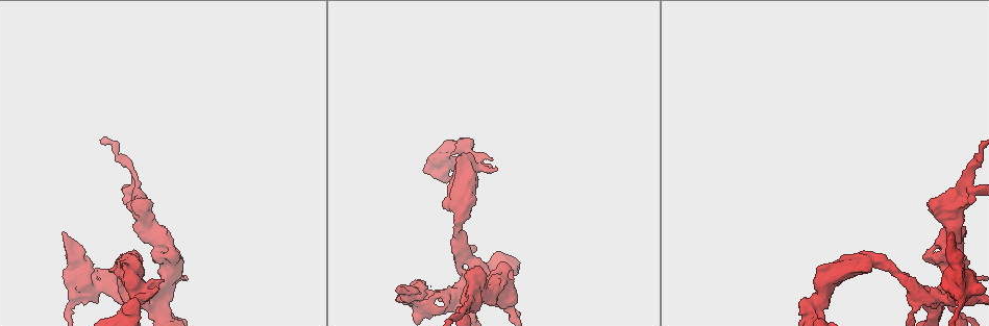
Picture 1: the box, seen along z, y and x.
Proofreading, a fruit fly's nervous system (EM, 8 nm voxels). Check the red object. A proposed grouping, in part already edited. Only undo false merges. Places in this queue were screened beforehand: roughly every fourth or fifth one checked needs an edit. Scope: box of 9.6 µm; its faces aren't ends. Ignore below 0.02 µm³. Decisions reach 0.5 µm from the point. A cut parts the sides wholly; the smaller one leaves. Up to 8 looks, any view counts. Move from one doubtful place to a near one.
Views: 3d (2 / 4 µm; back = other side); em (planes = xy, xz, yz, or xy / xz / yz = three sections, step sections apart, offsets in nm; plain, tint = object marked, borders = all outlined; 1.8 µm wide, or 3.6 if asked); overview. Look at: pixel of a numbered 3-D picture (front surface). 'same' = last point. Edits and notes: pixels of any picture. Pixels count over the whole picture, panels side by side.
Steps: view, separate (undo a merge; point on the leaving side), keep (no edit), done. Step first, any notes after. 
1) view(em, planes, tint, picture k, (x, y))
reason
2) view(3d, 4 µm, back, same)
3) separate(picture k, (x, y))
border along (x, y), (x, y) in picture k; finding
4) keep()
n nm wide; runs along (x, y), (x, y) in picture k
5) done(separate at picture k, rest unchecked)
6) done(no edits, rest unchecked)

view(3d, 2 µm, back, picture 1, (130, 187))

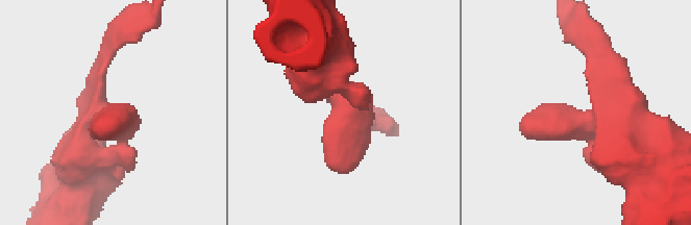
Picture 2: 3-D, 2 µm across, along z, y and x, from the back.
view(em, planes, plain, picture 2, (96, 110))
shape alone is not enough

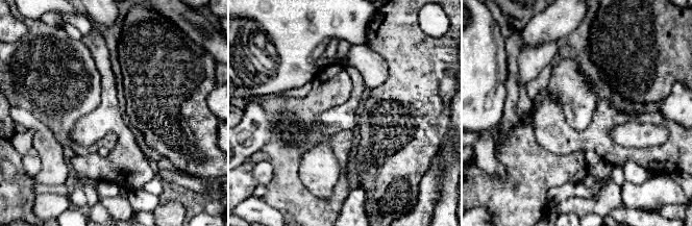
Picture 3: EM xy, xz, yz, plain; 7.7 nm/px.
view(em, planes, tint, same)
where the object lies

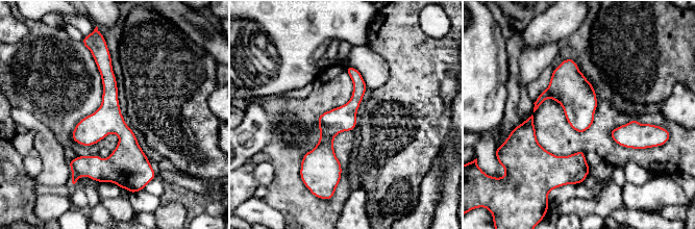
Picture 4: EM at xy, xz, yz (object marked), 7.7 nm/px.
keep()
runs along (101, 55), (124, 132), (107, 179) in picture 4; one cell here

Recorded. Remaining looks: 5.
view(3d, 4 µm, back, picture 1, (945, 299))
sharp bend

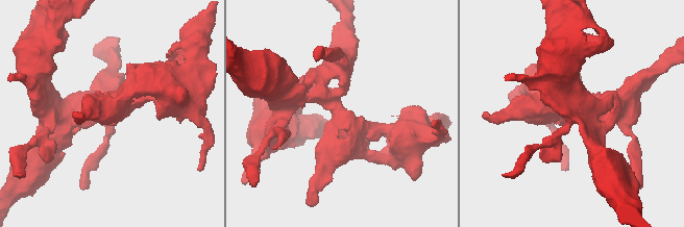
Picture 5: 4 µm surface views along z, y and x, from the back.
view(em, planes, borders, picture 5, (341, 114))

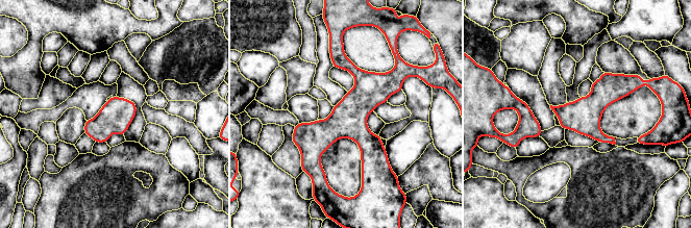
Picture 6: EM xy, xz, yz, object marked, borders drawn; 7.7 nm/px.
keep()
runs along (341, 53), (360, 76), (365, 175) in picture 6; one cell here

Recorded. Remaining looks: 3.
view(3d, 4 µm, picture 1, (463, 151))
touches itself

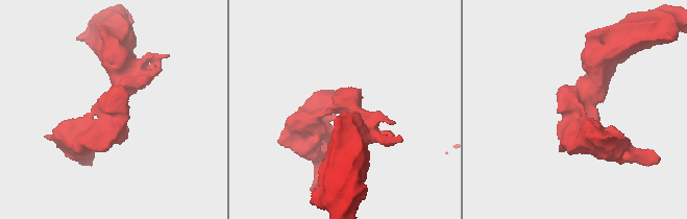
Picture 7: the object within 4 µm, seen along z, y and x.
view(em, xy, step 8, plain, picture 7, (344, 104))
4 arms

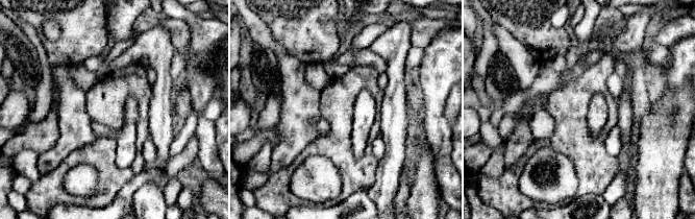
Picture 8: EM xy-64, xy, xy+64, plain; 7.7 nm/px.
view(em, xy, step 8, tint, same)
with the object marked

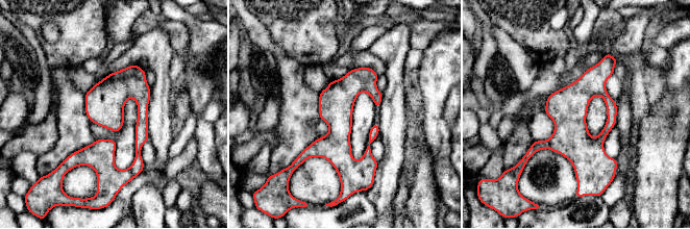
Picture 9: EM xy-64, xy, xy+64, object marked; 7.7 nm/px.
keep()
280 nm wide; runs along (608, 58), (576, 97), (588, 174) in picture 9; continuous, no second cell

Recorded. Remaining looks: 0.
done(no edits, rest unchecked)

